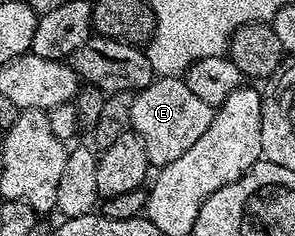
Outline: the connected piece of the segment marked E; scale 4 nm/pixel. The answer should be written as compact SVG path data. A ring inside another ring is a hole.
M157 77L134 96L129 124L145 148L150 166L160 167L175 163L199 140L199 135L211 127L214 112L214 106L203 103L181 77Z

